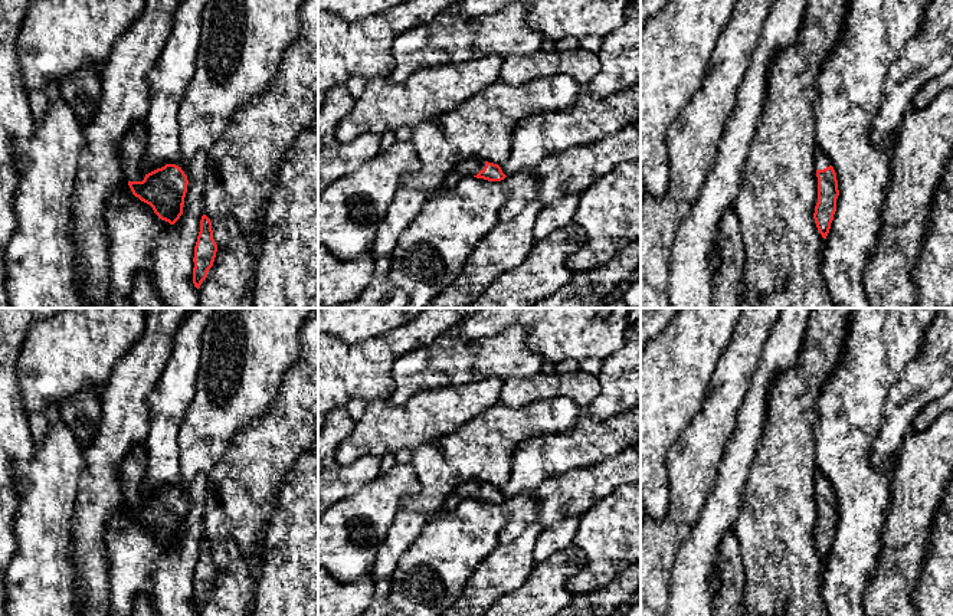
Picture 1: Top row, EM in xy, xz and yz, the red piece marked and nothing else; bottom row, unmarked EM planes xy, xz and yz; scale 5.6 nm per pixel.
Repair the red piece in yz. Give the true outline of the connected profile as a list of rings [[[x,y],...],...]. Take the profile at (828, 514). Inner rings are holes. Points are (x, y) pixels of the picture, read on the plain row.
[[[821,472],[818,474],[815,491],[818,499],[818,525],[813,541],[819,556],[826,561],[836,534],[836,521],[839,518],[838,502],[831,482]]]

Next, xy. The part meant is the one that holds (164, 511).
[[[134,446],[118,471],[122,495],[132,517],[150,527],[161,543],[174,547],[183,537],[187,498],[176,486],[166,486],[145,497],[143,488],[147,468],[148,458],[144,446]]]

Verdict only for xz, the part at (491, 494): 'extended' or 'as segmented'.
extended

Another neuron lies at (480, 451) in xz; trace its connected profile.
[[[554,397],[520,409],[497,404],[452,435],[416,448],[410,466],[422,491],[405,497],[402,509],[435,514],[458,486],[468,482],[504,486],[521,442],[540,435],[566,433],[583,412],[570,397]]]

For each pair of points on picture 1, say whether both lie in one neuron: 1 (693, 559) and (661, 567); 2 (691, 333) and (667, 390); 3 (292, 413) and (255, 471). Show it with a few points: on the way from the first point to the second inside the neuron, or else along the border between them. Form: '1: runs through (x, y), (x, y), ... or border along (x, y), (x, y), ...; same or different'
1: border along (690, 533), (675, 563), (668, 596); different
2: runs through (688, 347), (671, 376); same
3: runs through (290, 428), (277, 441), (275, 449), (268, 456); same

